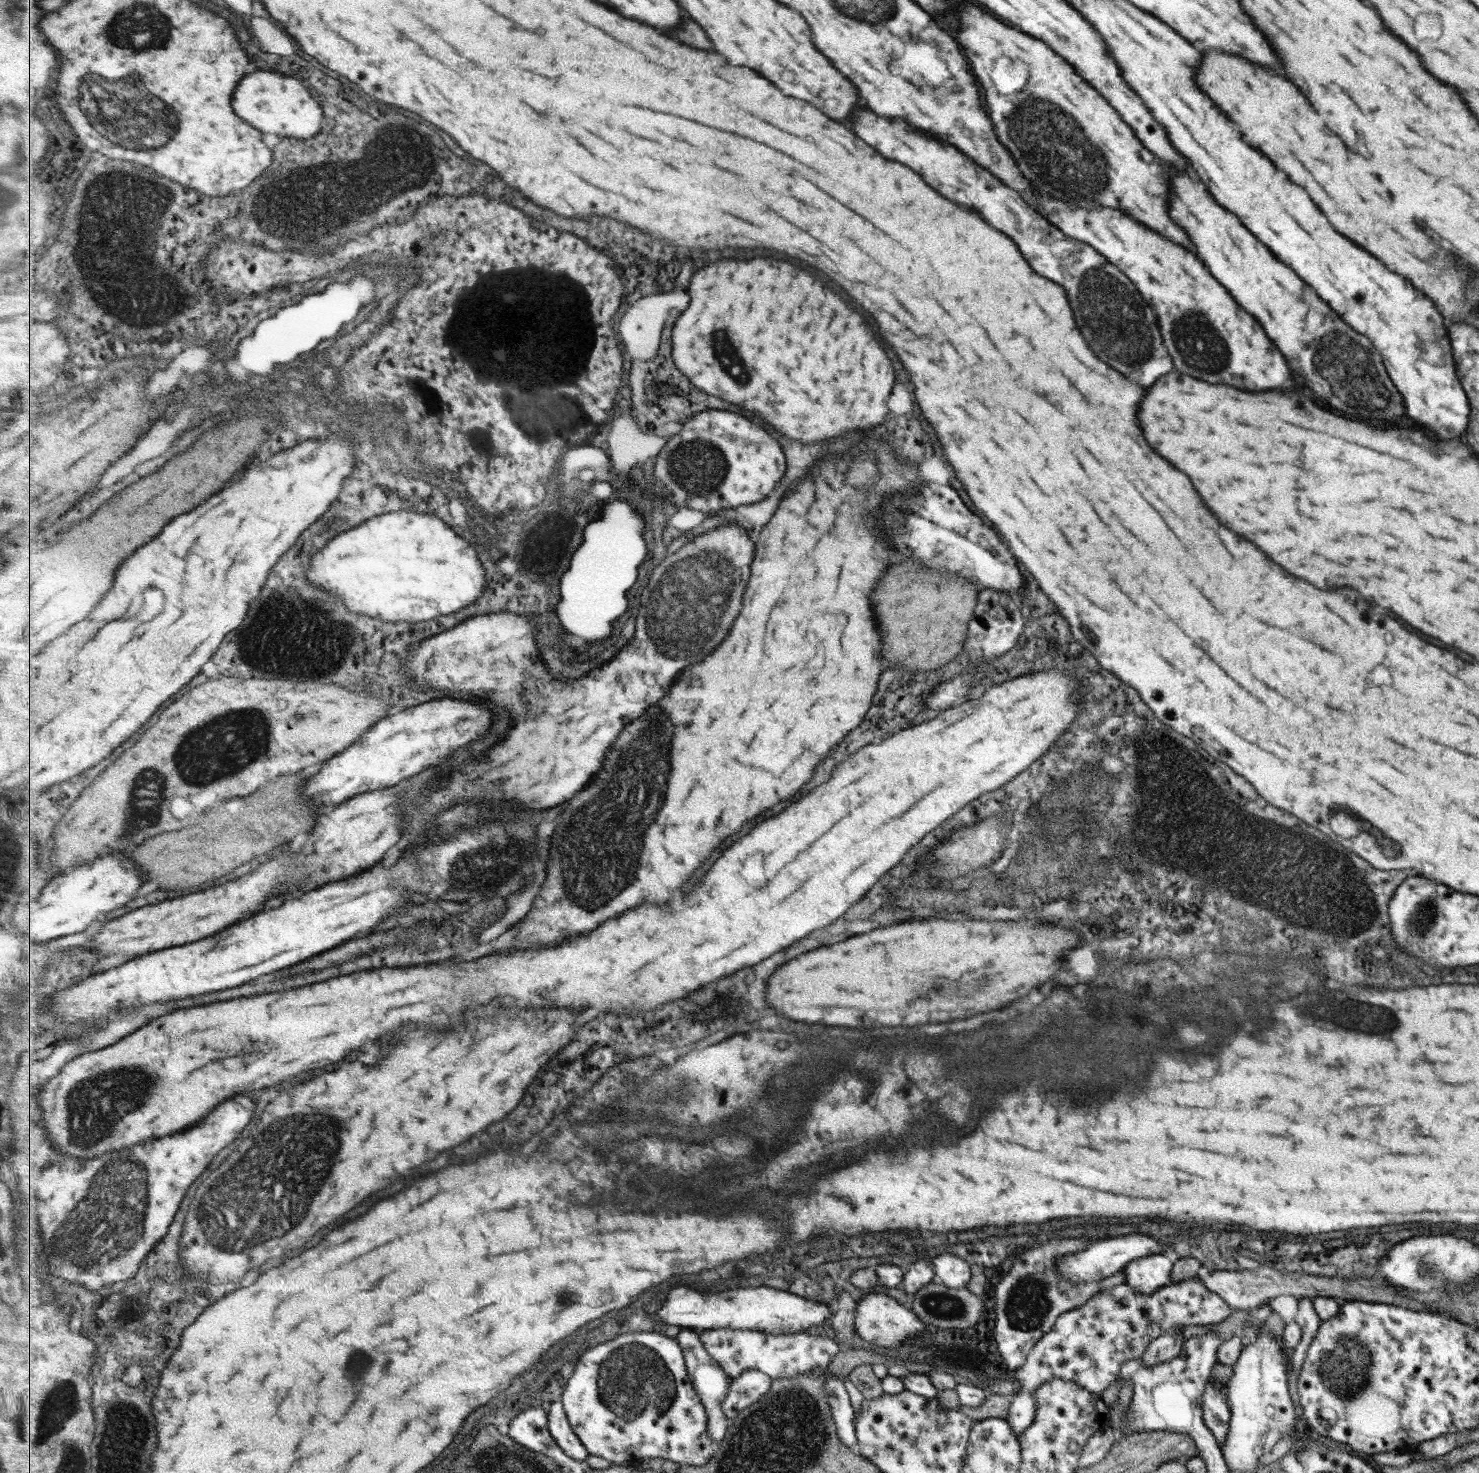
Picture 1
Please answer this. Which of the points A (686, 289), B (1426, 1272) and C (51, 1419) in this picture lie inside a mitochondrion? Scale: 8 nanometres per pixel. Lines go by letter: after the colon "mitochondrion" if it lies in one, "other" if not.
A: other
B: mitochondrion
C: mitochondrion

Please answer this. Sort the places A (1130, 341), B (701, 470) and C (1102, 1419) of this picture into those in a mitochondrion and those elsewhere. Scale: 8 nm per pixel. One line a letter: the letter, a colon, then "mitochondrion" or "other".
A: mitochondrion
B: mitochondrion
C: other

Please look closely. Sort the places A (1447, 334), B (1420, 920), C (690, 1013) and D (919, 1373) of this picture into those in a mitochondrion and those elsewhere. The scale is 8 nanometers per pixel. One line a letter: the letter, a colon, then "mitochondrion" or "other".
A: other
B: mitochondrion
C: mitochondrion
D: other

